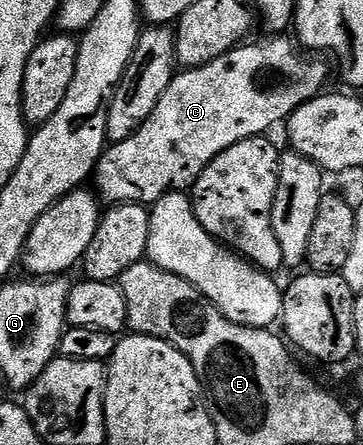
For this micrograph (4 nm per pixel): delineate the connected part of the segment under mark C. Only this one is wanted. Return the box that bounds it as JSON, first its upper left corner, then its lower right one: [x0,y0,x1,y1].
[93,34,327,206]

